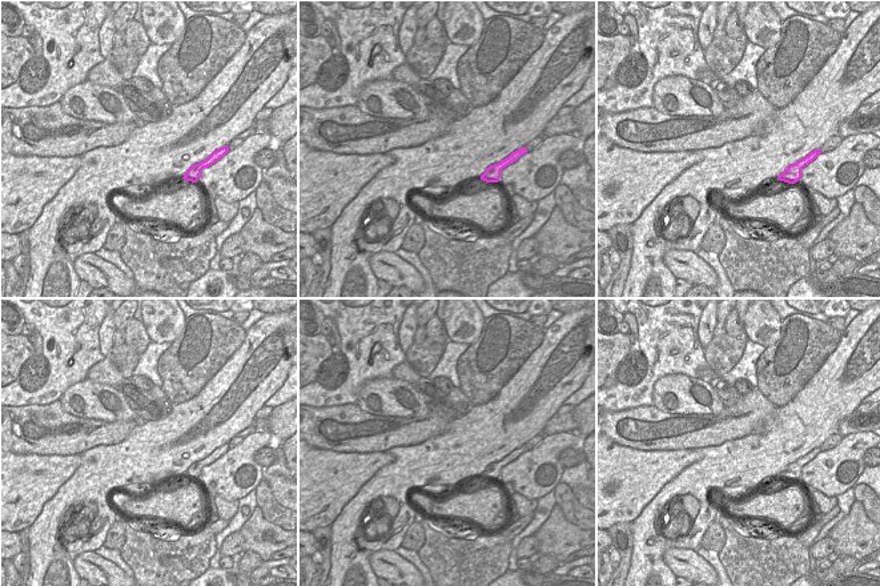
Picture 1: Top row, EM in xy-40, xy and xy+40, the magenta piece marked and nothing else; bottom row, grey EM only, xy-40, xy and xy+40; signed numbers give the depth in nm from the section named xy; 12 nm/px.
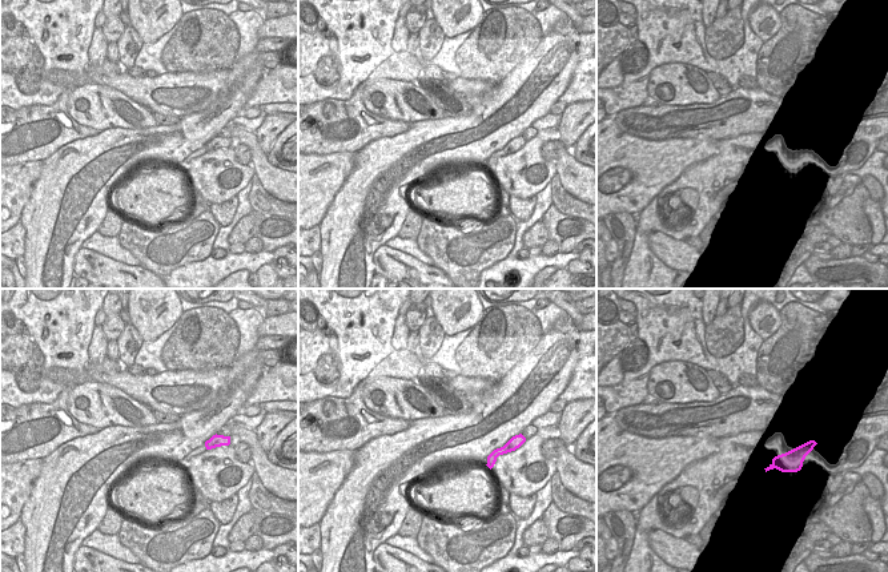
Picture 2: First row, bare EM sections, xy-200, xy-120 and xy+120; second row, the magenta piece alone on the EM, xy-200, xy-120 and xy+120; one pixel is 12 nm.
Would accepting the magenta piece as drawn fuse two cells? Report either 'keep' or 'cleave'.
keep

